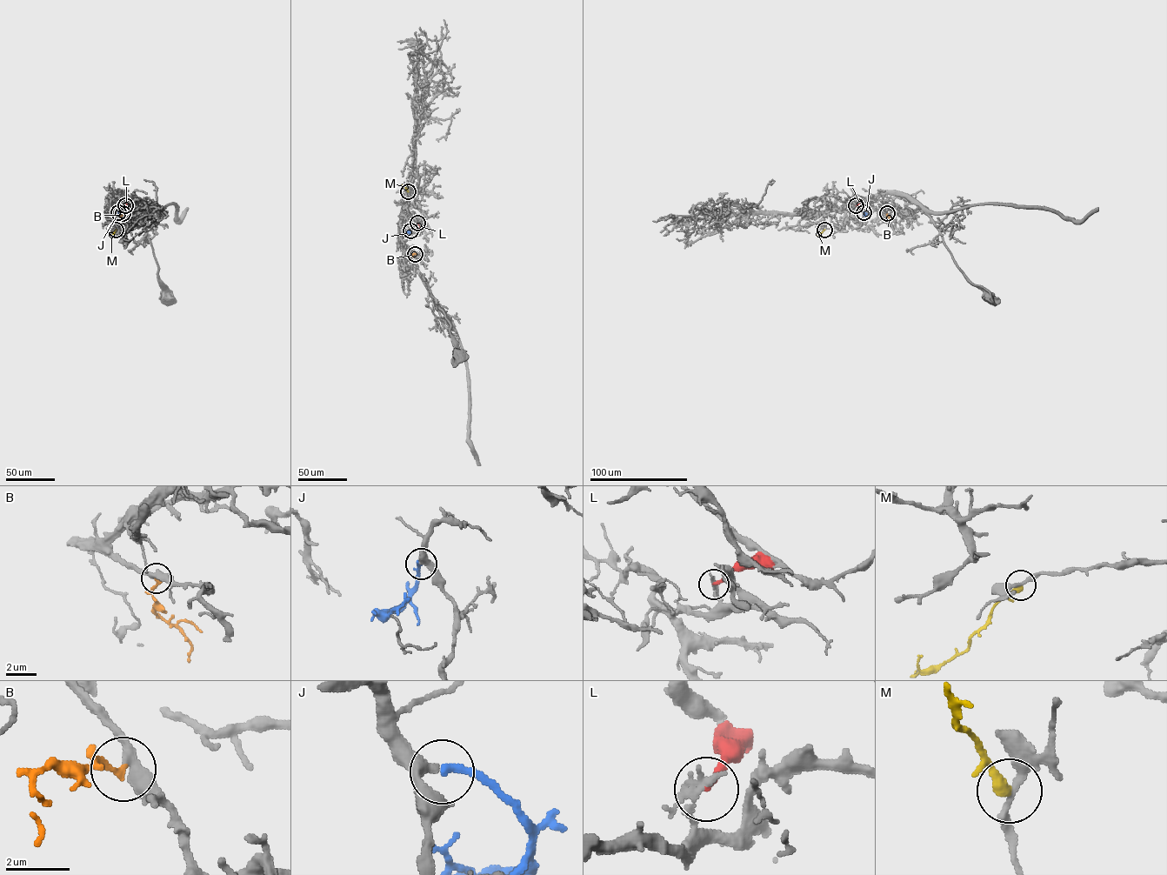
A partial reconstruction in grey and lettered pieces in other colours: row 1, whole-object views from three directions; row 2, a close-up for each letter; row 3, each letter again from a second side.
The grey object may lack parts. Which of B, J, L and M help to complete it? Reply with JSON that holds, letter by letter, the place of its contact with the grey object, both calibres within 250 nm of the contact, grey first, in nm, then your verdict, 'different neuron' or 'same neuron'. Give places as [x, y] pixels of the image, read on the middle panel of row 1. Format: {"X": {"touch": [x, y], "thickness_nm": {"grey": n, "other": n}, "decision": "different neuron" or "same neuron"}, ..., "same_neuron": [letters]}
{"B": {"touch": [415, 254], "thickness_nm": {"grey": 340, "other": 200}, "decision": "same neuron"}, "J": {"touch": [410, 230], "thickness_nm": {"grey": 300, "other": 240}, "decision": "same neuron"}, "L": {"touch": [417, 223], "thickness_nm": {"grey": 170, "other": 190}, "decision": "different neuron"}, "M": {"touch": [408, 191], "thickness_nm": {"grey": 220, "other": 340}, "decision": "different neuron"}, "same_neuron": ["B", "J"]}

